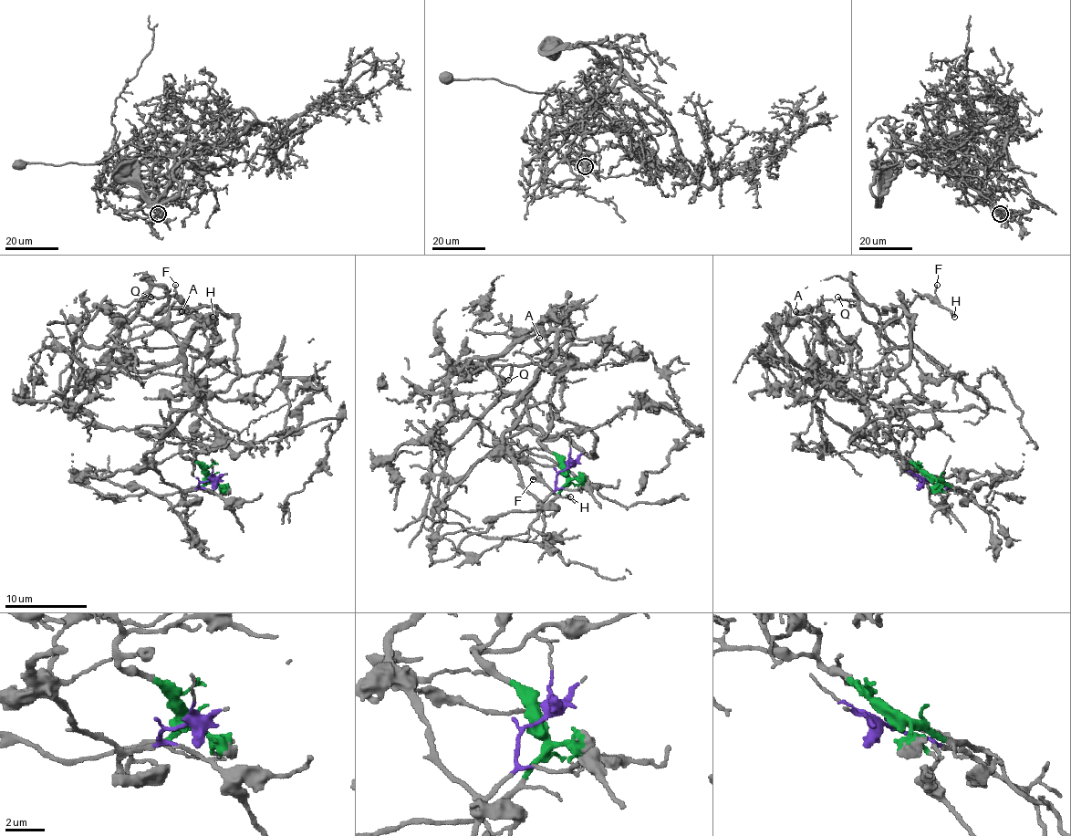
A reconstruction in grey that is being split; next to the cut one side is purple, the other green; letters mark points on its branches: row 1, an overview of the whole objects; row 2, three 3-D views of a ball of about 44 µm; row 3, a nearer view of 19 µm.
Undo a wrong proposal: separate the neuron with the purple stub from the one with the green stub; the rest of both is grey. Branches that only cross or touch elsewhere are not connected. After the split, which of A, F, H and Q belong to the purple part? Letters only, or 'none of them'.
none of them

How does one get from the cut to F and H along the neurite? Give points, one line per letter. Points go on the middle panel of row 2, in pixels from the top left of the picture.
F: (563, 471), (532, 405), (596, 436), (585, 454), (515, 423), (511, 393), (483, 443), (534, 479)
H: (563, 471), (532, 405), (596, 436), (585, 454), (515, 423), (517, 393), (484, 413), (483, 443), (571, 496)

